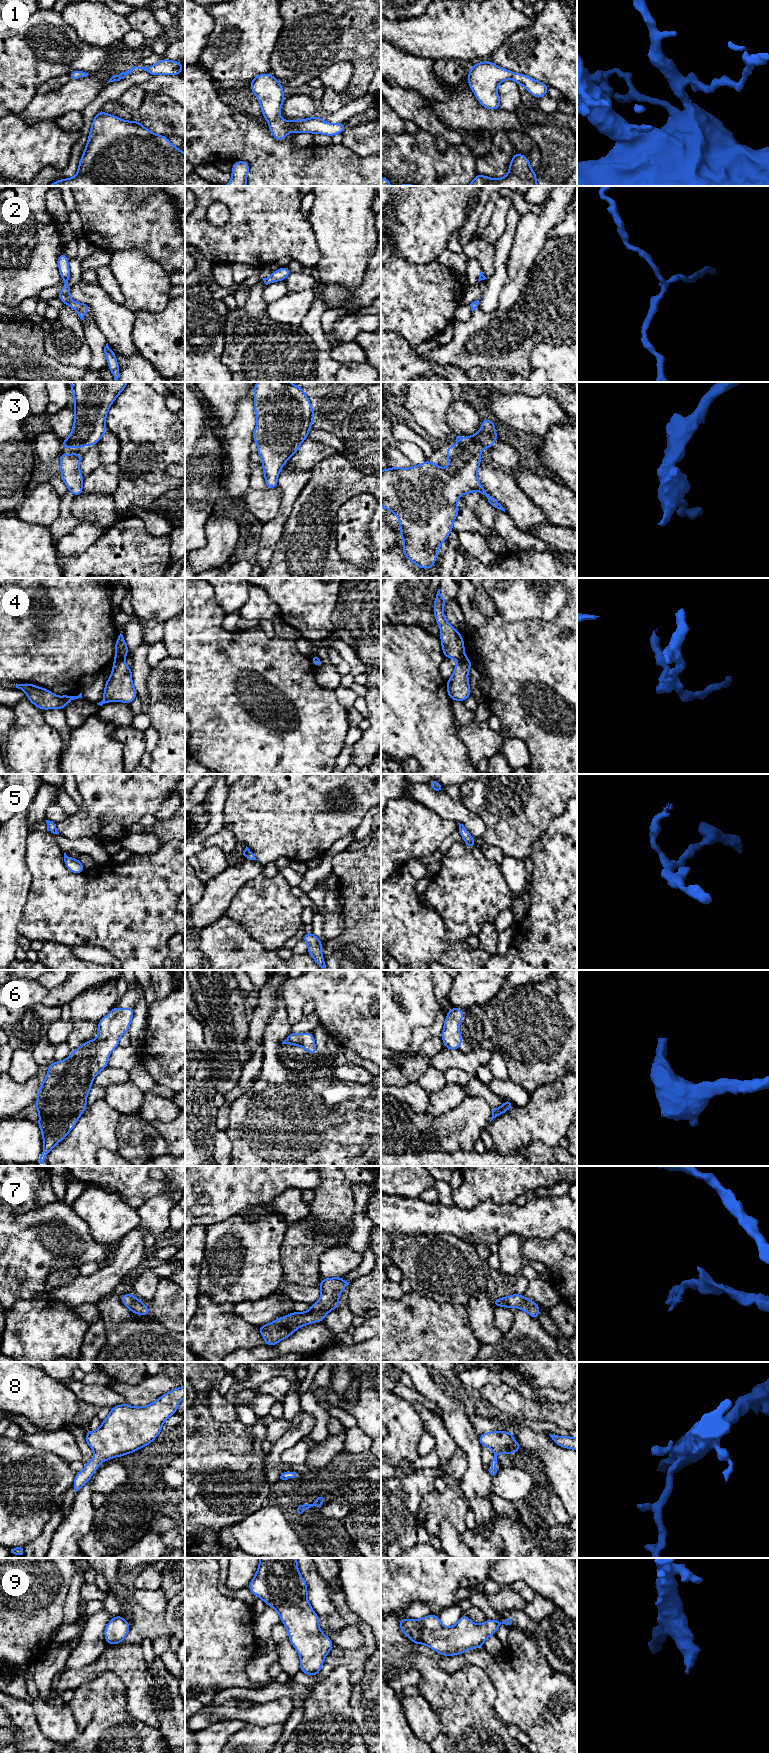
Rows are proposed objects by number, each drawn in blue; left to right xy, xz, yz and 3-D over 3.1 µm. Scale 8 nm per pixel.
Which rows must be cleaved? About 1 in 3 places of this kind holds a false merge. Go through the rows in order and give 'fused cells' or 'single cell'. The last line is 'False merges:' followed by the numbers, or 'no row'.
1: single cell
2: single cell
3: single cell
4: fused cells
5: single cell
6: single cell
7: single cell
8: single cell
9: single cell
False merges: 4

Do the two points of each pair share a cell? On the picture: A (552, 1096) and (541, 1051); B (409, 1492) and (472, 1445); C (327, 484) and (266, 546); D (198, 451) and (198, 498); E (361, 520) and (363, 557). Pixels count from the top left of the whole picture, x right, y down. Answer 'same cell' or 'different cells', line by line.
A: different cells
B: different cells
C: different cells
D: same cell
E: same cell

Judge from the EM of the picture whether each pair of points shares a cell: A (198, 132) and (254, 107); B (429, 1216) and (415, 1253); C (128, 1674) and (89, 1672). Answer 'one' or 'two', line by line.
A: two
B: two
C: one

